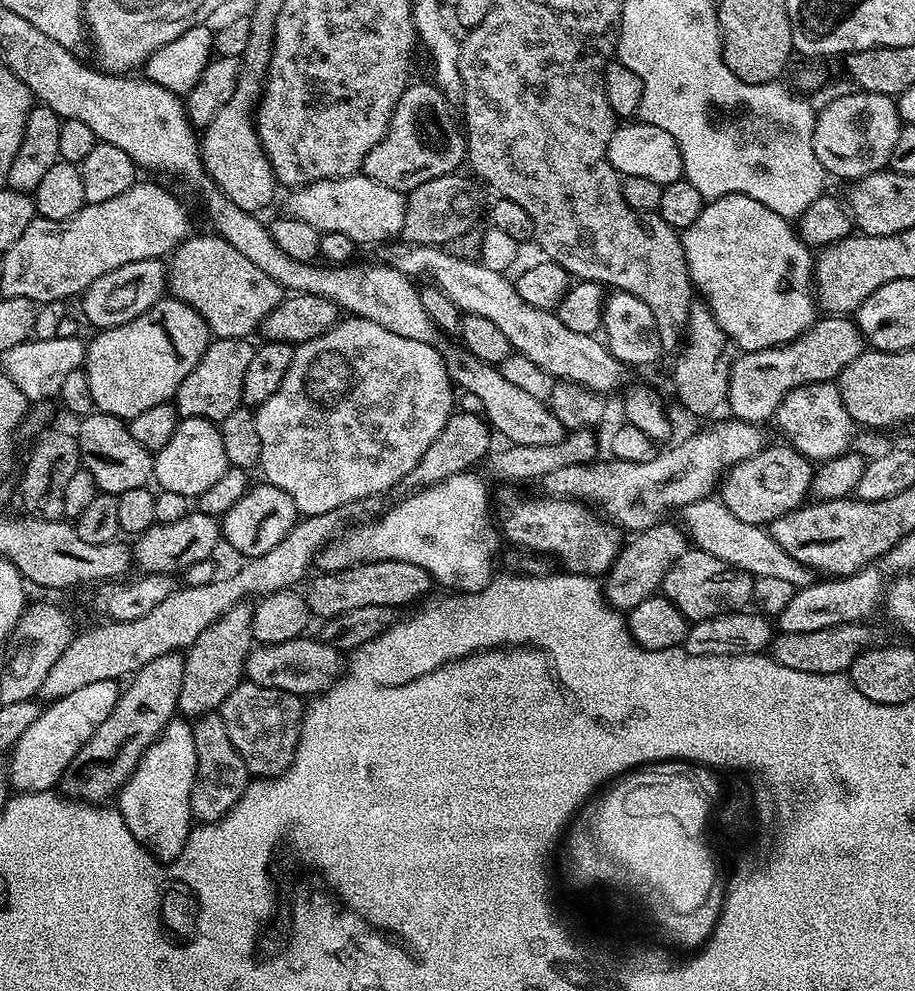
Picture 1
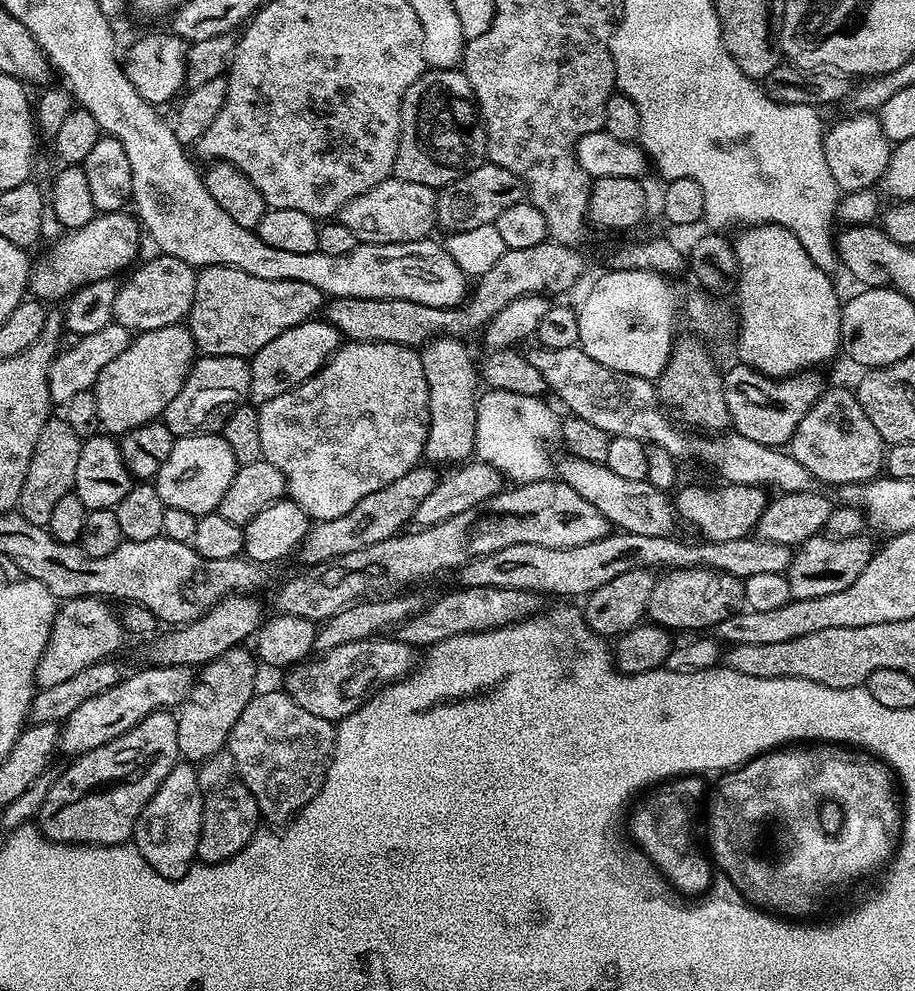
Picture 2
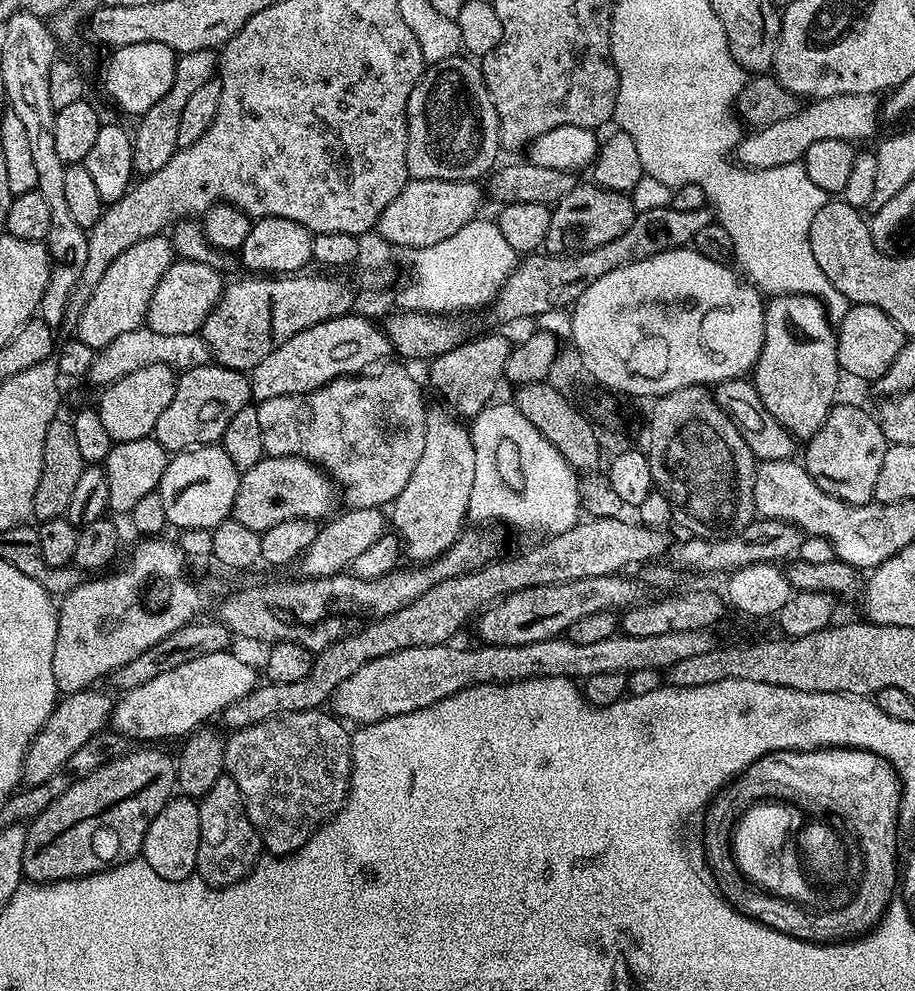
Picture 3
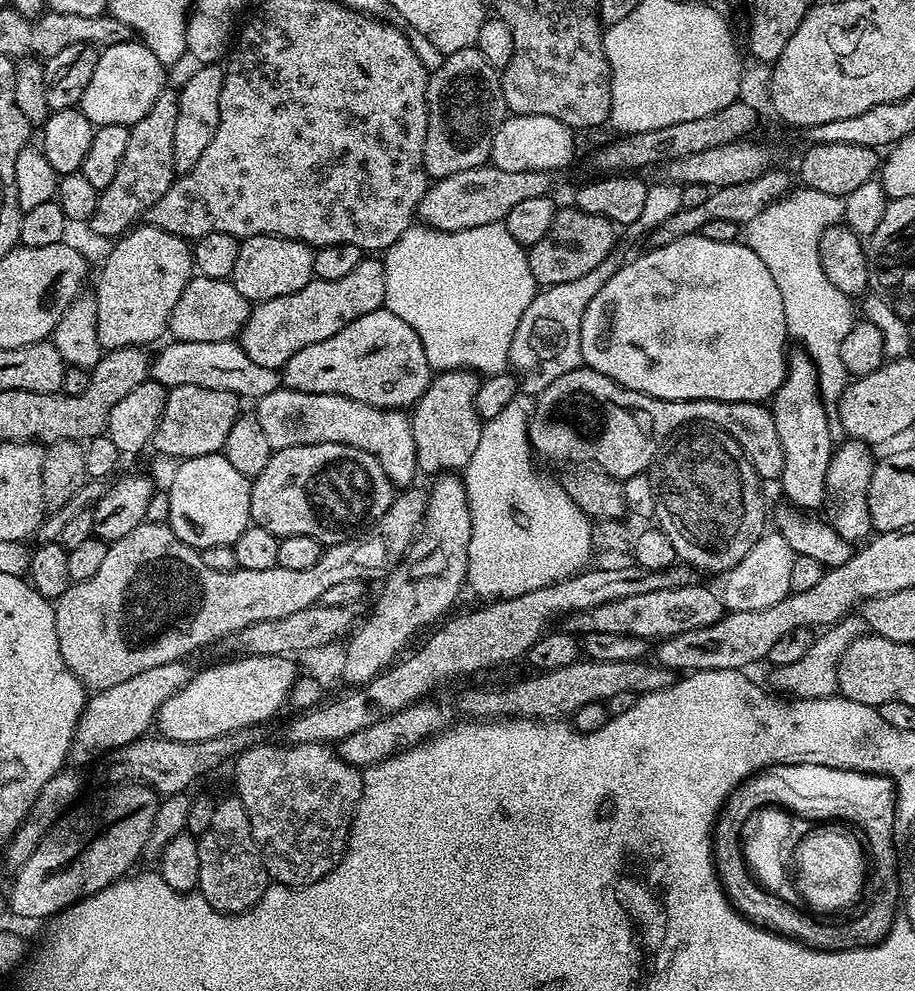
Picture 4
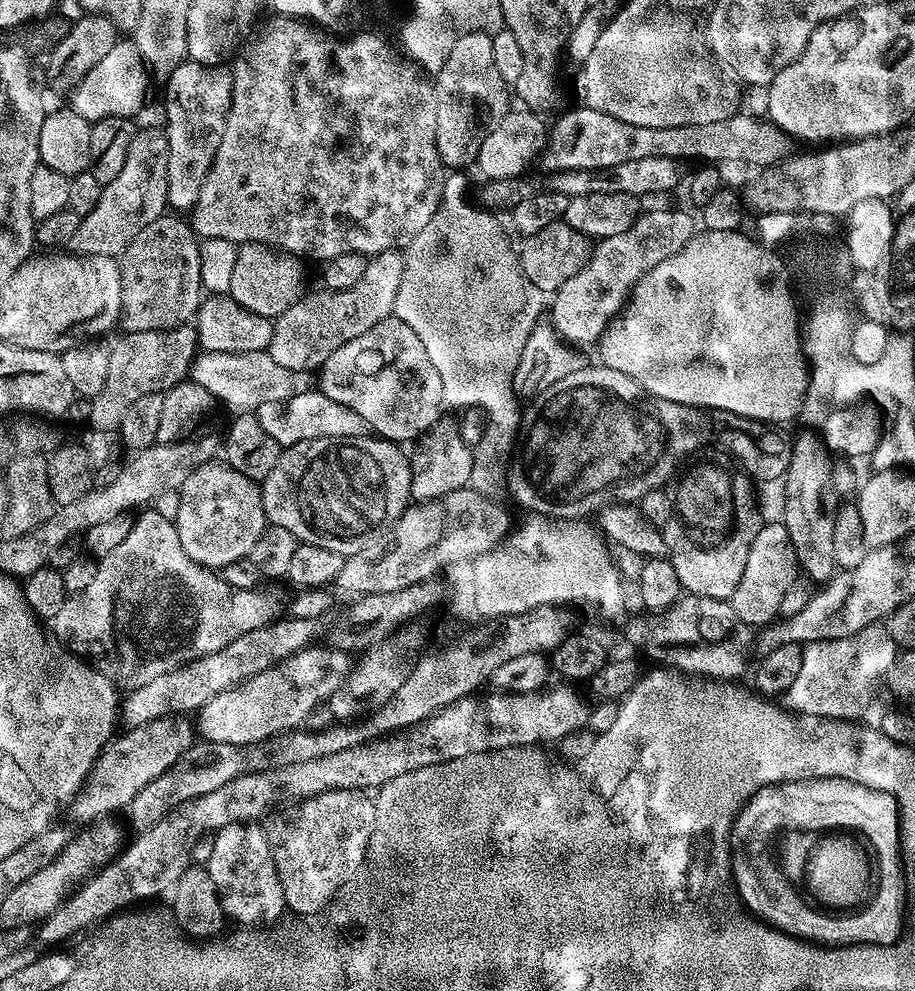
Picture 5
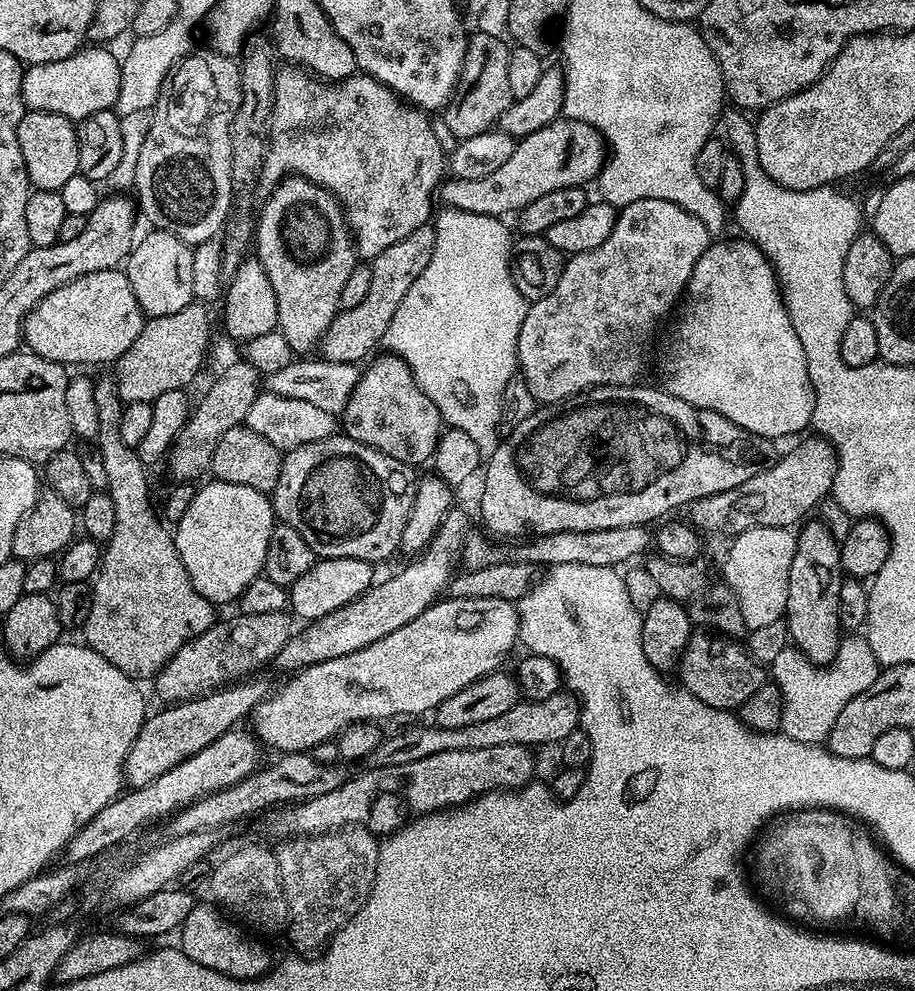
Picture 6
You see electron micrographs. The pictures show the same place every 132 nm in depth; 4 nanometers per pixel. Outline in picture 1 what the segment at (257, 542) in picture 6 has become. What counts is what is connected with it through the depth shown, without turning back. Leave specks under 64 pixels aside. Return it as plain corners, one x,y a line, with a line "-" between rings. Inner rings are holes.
186,416
174,430
170,442
154,456
154,480
166,492
199,498
229,468
226,450
222,450
222,434
213,421

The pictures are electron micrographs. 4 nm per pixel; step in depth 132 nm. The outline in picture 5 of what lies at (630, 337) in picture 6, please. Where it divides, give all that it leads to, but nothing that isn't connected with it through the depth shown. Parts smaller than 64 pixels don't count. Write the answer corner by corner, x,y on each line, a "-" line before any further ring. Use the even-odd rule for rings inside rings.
656,208
653,212
648,210
641,211
640,217
630,226
630,230
626,230
623,234
614,234
614,238
606,238
605,240
595,241
594,247
589,251
588,260
576,274
566,278
566,282
562,282
562,286
557,288
550,300
550,316
552,312
551,327
554,329
558,337
563,338
569,345
581,346
580,344
595,345
605,330
608,328
608,323
613,320
615,316
619,316
624,305
628,303
629,296
632,295
632,288
638,283
645,274
650,270
654,270
654,266
658,266
658,262
666,262
666,258
670,258
674,254
678,254
678,250
682,250
682,246
686,246
686,242
690,242
690,238
695,236
698,231
697,221
688,212
679,212
676,208

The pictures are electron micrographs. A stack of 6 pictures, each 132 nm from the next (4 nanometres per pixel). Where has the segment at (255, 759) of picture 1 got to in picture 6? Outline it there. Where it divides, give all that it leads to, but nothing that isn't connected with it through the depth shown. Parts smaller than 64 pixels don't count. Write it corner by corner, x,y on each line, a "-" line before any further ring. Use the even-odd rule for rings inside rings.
349,826
334,832
325,832
322,836
289,838
279,845
280,848
275,849
278,878
282,882
282,890
288,907
286,936
292,939
292,944
296,947
293,949
297,953
319,953
340,929
351,922
354,914
362,910
374,886
380,845
381,841
367,828

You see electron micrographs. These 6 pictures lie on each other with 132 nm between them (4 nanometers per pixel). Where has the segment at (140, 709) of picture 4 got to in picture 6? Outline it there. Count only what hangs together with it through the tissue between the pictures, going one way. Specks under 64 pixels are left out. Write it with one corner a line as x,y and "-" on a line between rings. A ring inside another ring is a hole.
460,506
452,507
446,518
442,518
442,526
428,544
427,550
408,562
401,572
394,573
389,580
384,580
381,584
380,581
373,583
357,600
342,606
342,610
334,610
334,614
326,614
326,618
305,623
304,629
301,632
299,629
288,639
286,646
278,650
274,659
275,666
280,667
284,674
291,674
318,662
330,662
330,658
354,654
354,650
362,650
386,638
386,634
394,634
394,630
414,622
414,618
418,618
422,610
445,595
458,568
458,554
463,553
464,542
469,535
467,514

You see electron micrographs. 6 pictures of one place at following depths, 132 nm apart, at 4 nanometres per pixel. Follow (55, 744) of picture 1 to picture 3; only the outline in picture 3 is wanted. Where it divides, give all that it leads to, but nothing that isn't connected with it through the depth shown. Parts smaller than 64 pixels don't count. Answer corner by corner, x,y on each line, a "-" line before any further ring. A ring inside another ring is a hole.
229,650
226,652
219,652
218,654
206,654
202,658
194,658
194,662
182,662
182,666
174,666
174,670
170,670
166,674
158,674
158,678
150,678
150,682
142,682
142,686
134,686
134,690
123,693
115,701
112,719
110,721
111,727
117,732
121,732
123,736
128,737
129,741
136,742
136,740
144,740
140,742
156,742
152,740
168,740
171,736
180,736
179,738
187,737
189,734
197,731
201,727
203,720
208,720
211,716
219,717
226,706
230,706
230,702
238,702
238,698
246,698
246,694
250,694
258,686
258,679
256,680
256,672
243,660
240,656
235,656
235,651

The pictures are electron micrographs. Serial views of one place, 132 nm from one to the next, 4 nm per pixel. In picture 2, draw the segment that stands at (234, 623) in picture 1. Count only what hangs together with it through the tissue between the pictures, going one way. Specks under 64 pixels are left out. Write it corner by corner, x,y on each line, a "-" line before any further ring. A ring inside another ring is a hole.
230,648
203,665
193,679
188,695
175,709
178,750
185,761
203,762
221,751
227,745
234,722
255,696
257,663
253,653
246,648

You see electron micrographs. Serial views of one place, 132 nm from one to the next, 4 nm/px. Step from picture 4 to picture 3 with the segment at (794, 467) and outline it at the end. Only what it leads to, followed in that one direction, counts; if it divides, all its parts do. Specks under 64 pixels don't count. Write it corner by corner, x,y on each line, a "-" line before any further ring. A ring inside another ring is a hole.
772,296
767,301
764,309
764,345
762,346
762,354
751,373
750,380
756,386
756,398
760,407
770,413
791,436
796,437
797,441
807,442
811,436
818,434
822,422
826,422
826,418
832,413
833,407
837,403
836,391
840,388
842,373
838,362
838,354
836,353
836,334
833,321
828,319
828,311
824,309
824,305
815,296

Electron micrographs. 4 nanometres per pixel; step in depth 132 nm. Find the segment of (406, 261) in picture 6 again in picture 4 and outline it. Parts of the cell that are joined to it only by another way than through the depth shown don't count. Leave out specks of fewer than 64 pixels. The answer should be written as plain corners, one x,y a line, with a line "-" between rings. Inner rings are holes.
362,259
354,270
350,270
350,274
338,278
338,282
313,278
294,294
259,301
251,309
244,328
239,332
239,346
250,354
250,358
254,358
254,362
258,362
258,366
283,369
285,362
294,358
302,346
314,346
314,342
334,338
334,334
354,322
354,318
362,318
362,314
370,314
384,307
385,294
386,270
383,259

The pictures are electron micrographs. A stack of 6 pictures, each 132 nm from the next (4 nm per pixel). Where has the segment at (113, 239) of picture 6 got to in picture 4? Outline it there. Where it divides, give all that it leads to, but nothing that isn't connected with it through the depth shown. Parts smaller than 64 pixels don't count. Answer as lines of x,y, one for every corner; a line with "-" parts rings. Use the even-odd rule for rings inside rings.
165,90
154,98
154,106
146,110
146,118
130,125
130,142
126,142
126,154
122,154
122,166
114,174
114,182
100,192
98,206
90,221
96,236
119,238
133,227
134,221
147,213
148,208
166,194
166,190
177,175
174,166
174,122
178,122
178,95

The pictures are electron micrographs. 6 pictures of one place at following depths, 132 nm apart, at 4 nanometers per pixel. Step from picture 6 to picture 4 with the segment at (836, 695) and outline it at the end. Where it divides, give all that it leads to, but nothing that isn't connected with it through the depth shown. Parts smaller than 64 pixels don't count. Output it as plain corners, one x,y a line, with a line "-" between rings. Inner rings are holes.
849,614
837,624
825,627
813,639
810,650
806,650
806,654
802,654
802,658
798,658
798,662
782,664
771,669
772,673
768,676
769,685
767,684
767,687
777,693
784,692
780,694
787,694
798,700
813,700
837,695
838,662
842,658
842,654
846,654
849,646
868,631
868,623
858,614

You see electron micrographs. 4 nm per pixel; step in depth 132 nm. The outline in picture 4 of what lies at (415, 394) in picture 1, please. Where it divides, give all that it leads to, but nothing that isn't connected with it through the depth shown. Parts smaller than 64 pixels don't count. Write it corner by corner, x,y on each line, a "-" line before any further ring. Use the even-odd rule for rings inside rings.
283,386
255,401
254,414
262,426
270,446
289,448
299,444
338,442
358,446
382,462
382,470
392,479
393,485
408,486
418,476
414,430
409,413
395,408
379,408
354,398
334,394
306,394

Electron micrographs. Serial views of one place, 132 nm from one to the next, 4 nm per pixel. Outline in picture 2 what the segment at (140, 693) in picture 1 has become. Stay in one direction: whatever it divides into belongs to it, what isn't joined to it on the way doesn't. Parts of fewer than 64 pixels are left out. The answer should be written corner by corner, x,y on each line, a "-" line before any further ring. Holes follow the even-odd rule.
168,710
151,712
128,732
75,757
69,763
71,765
61,771
58,781
50,788
37,812
37,827
46,839
59,840
62,844
122,844
131,841
136,831
136,819
142,814
146,802
154,796
166,774
179,760
175,715

